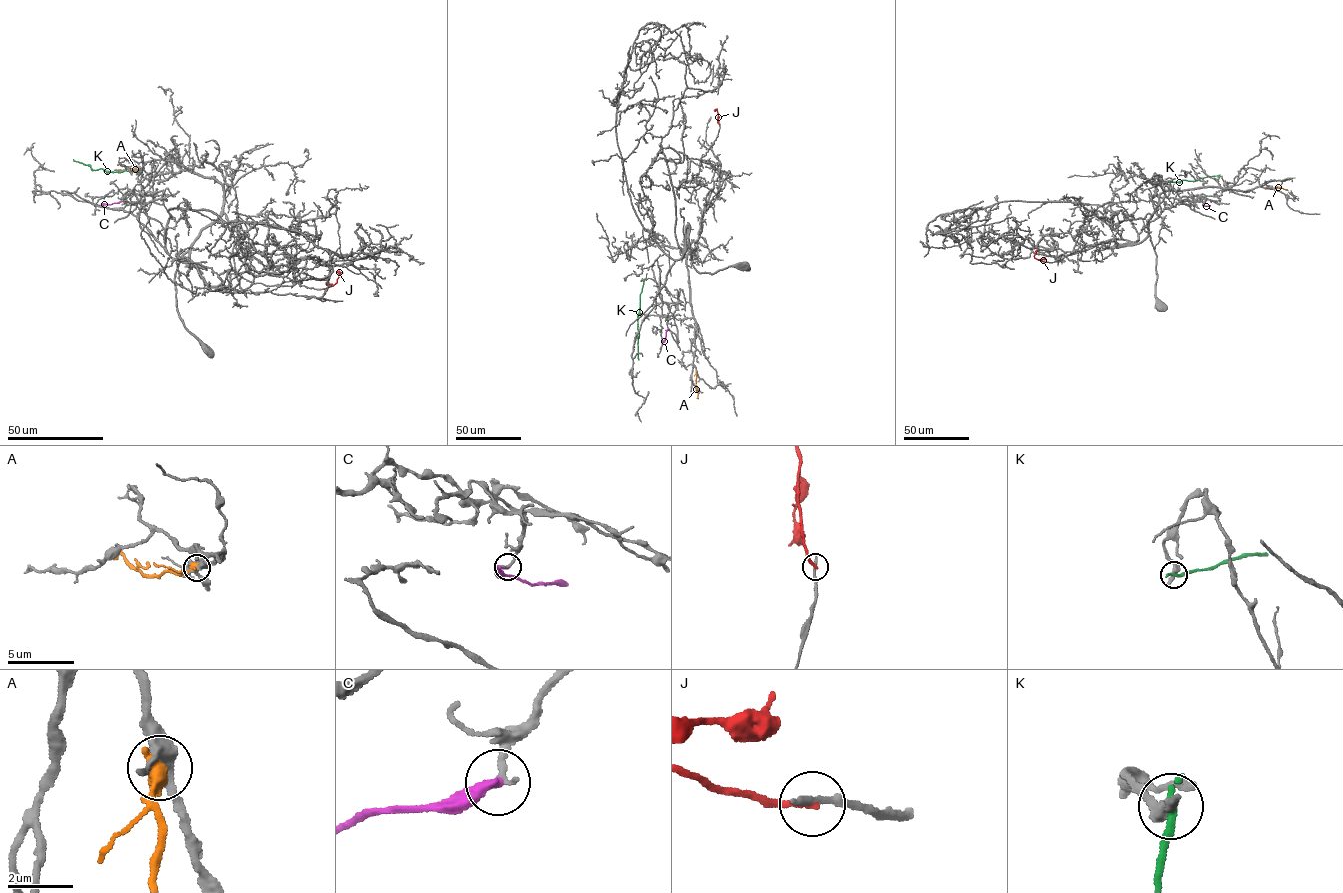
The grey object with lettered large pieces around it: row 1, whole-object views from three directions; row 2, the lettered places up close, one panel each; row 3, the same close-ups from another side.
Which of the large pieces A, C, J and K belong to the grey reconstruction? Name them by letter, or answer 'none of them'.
C

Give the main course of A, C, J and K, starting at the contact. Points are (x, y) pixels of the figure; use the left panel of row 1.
A: (139, 169), (127, 167), (117, 172)
C: (120, 201), (101, 205)
J: (324, 288), (333, 286), (343, 273)
K: (142, 174), (92, 170), (73, 159)

